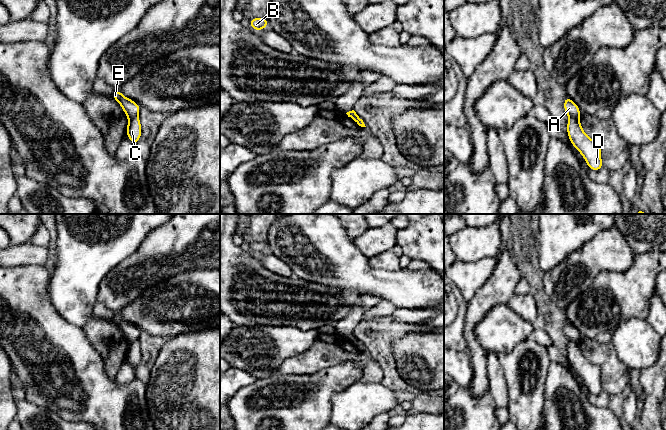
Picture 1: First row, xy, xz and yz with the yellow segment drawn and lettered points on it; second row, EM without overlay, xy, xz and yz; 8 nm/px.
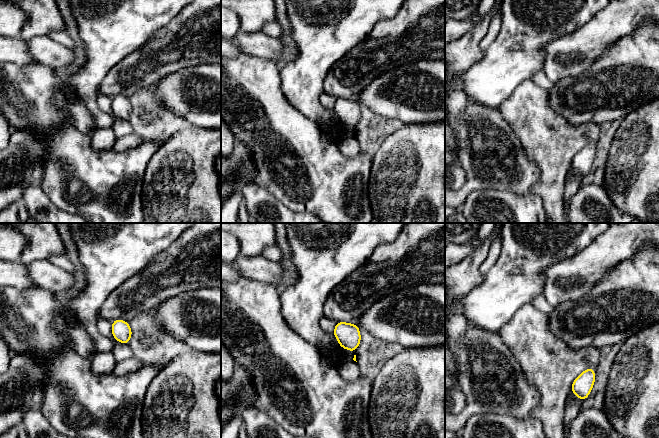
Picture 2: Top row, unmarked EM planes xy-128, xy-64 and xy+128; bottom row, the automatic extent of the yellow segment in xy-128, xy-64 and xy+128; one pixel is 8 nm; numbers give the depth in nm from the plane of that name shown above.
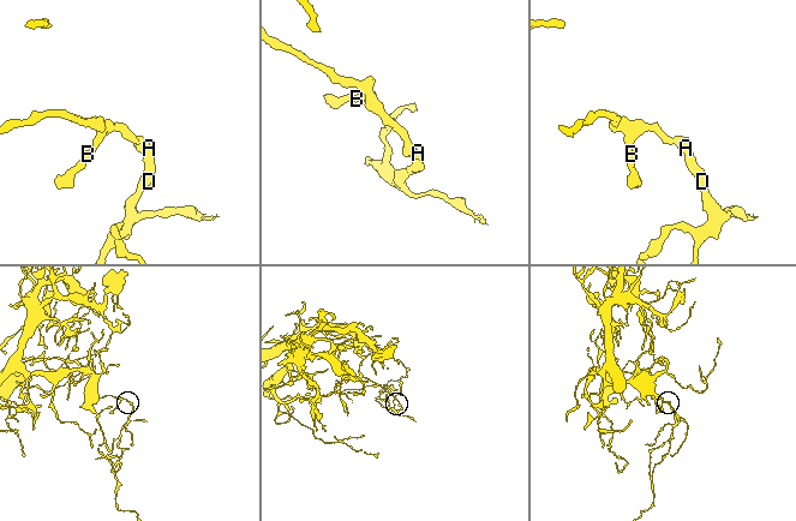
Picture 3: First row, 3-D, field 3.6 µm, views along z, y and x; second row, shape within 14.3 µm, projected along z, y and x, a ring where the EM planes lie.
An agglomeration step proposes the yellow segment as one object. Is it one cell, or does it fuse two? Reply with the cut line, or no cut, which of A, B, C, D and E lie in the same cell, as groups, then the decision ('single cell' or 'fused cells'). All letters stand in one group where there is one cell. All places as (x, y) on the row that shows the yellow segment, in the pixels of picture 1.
cut in yz along (570, 116), (578, 117); A B E / C D; fused cells

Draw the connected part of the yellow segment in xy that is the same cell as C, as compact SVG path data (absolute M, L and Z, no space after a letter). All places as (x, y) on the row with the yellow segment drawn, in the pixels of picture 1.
M138 117L130 118L127 126L127 137L131 140L131 142L136 145L138 140L140 139L142 130L140 125L140 120Z

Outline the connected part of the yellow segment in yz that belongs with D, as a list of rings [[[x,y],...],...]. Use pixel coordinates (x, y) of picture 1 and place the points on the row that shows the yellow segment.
[[[579,117],[569,118],[567,133],[572,145],[583,155],[588,167],[593,171],[599,171],[603,167],[600,143],[584,133]]]

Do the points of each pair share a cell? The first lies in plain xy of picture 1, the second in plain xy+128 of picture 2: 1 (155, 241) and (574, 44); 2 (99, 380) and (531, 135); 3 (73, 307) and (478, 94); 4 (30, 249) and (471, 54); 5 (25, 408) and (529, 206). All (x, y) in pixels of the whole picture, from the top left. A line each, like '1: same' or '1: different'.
1: same
2: different
3: same
4: different
5: same

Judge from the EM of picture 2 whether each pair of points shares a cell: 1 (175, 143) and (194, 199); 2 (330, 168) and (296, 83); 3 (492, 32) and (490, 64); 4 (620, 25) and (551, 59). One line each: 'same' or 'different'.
1: same
2: different
3: different
4: same

